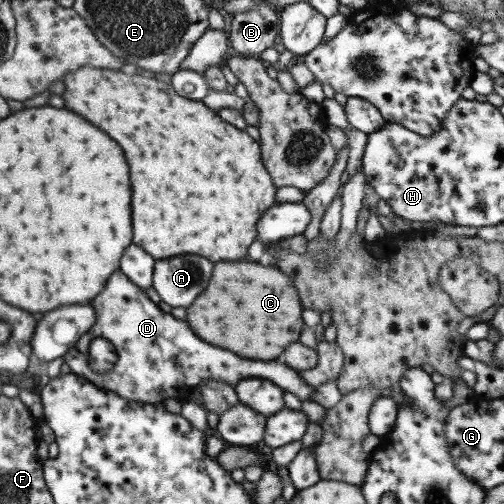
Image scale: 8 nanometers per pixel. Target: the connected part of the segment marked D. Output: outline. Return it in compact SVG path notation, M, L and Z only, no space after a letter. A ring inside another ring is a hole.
M120 270L110 276L104 290L90 305L94 308L96 321L92 329L82 335L63 356L65 363L70 366L72 373L88 379L100 389L110 389L128 401L156 404L164 403L167 398L176 398L184 402L189 392L204 381L221 381L236 386L242 380L252 378L266 378L301 401L313 400L315 388L306 384L298 372L281 359L244 360L234 352L210 346L196 336L186 321L163 312L150 300L144 289L128 280ZM95 338L105 338L115 346L118 358L113 370L98 374L89 367L89 346Z

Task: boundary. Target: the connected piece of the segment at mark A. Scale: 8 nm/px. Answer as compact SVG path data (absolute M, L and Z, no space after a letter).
M176 256L155 262L153 287L162 302L171 307L188 308L208 286L212 262L202 256Z

